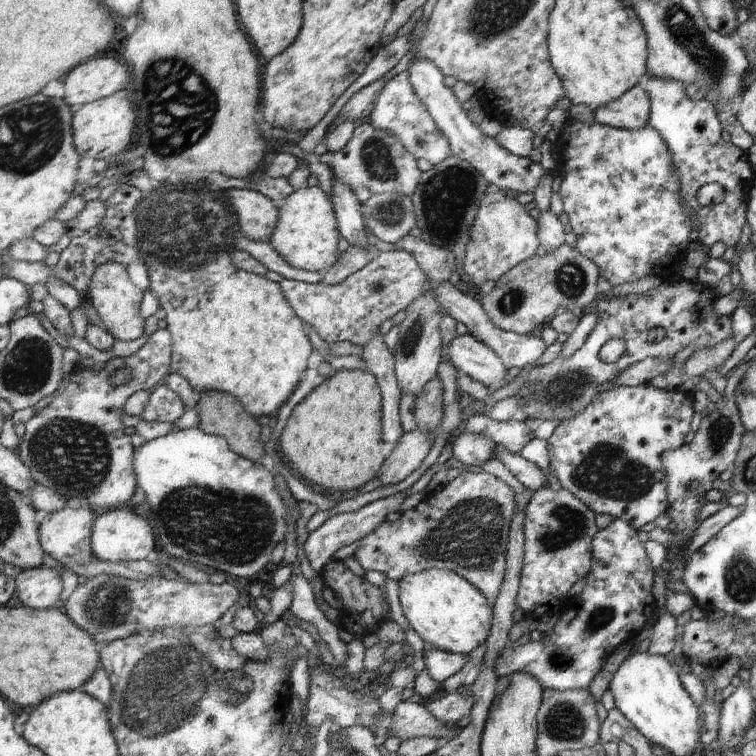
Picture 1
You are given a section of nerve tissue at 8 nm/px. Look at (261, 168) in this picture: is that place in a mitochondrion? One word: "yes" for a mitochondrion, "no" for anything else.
no

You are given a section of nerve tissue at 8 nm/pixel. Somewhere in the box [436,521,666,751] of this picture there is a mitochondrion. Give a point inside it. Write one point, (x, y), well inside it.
(561, 659)

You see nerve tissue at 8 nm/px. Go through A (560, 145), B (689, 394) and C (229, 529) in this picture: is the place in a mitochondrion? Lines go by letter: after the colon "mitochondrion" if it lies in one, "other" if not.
A: other
B: other
C: mitochondrion

